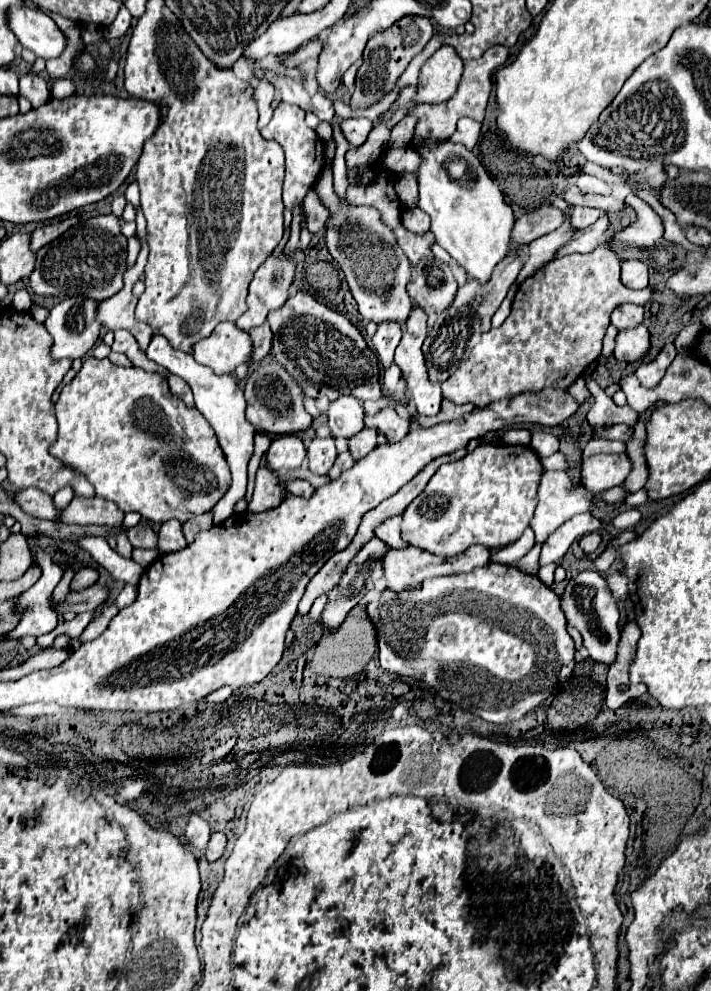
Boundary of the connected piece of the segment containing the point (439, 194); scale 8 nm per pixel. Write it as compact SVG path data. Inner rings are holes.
M427 139L419 147L415 147L415 151L421 155L421 165L415 173L417 185L419 185L419 209L423 209L431 217L431 233L435 235L435 241L459 265L463 265L471 277L475 277L479 283L487 283L487 279L491 277L491 271L495 269L499 259L503 259L503 255L509 253L511 227L515 223L511 207L503 201L503 193L499 191L499 187L495 185L491 175L485 171L481 161L471 151L467 151L463 145L451 143L451 141L439 143L435 139ZM459 163L463 163L465 173L461 177L451 177L451 169Z

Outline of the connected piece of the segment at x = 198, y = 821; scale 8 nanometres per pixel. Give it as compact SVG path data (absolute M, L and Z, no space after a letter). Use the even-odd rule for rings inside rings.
M193 813L189 819L187 819L187 827L185 827L185 837L187 837L187 843L195 849L195 851L203 851L209 843L209 835L211 835L211 827L209 823L199 815L199 813Z

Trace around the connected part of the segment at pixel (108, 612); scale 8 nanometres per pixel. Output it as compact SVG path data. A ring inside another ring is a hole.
M109 605L109 607L107 607L99 617L95 617L95 619L85 627L85 631L81 633L79 641L81 641L81 643L87 643L87 641L97 639L97 637L107 629L107 625L111 623L111 619L113 619L117 613L119 613L117 605Z

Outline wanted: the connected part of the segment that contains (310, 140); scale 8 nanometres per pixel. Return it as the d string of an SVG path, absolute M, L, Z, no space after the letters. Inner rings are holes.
M279 103L279 107L275 109L273 119L269 121L267 127L261 129L261 135L267 141L277 141L283 151L285 151L285 185L283 185L283 201L287 209L293 209L295 205L301 205L307 191L313 187L321 167L323 167L323 155L325 155L325 143L315 135L313 129L307 127L305 123L305 111L295 107L295 105L287 105L287 103Z

